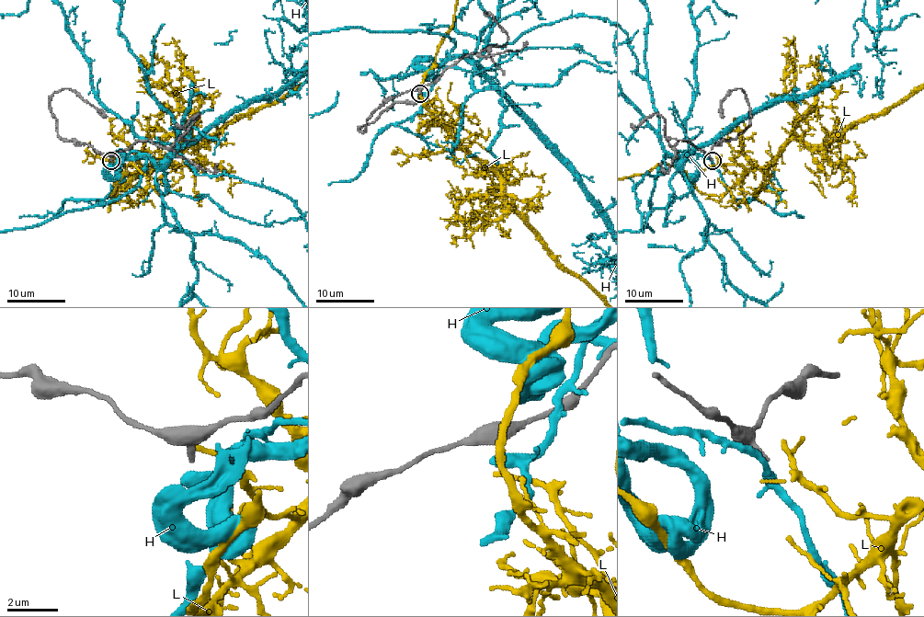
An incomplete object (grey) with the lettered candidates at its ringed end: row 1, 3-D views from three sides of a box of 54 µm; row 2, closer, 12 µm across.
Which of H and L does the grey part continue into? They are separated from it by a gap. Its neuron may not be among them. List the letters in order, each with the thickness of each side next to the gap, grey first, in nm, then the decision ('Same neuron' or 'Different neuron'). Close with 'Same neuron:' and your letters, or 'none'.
H: Thickness 220 nm (grey) against 400 nm. Different neuron
L: Thickness 220 nm (grey) against 220 nm. Different neuron
Same neuron: none

